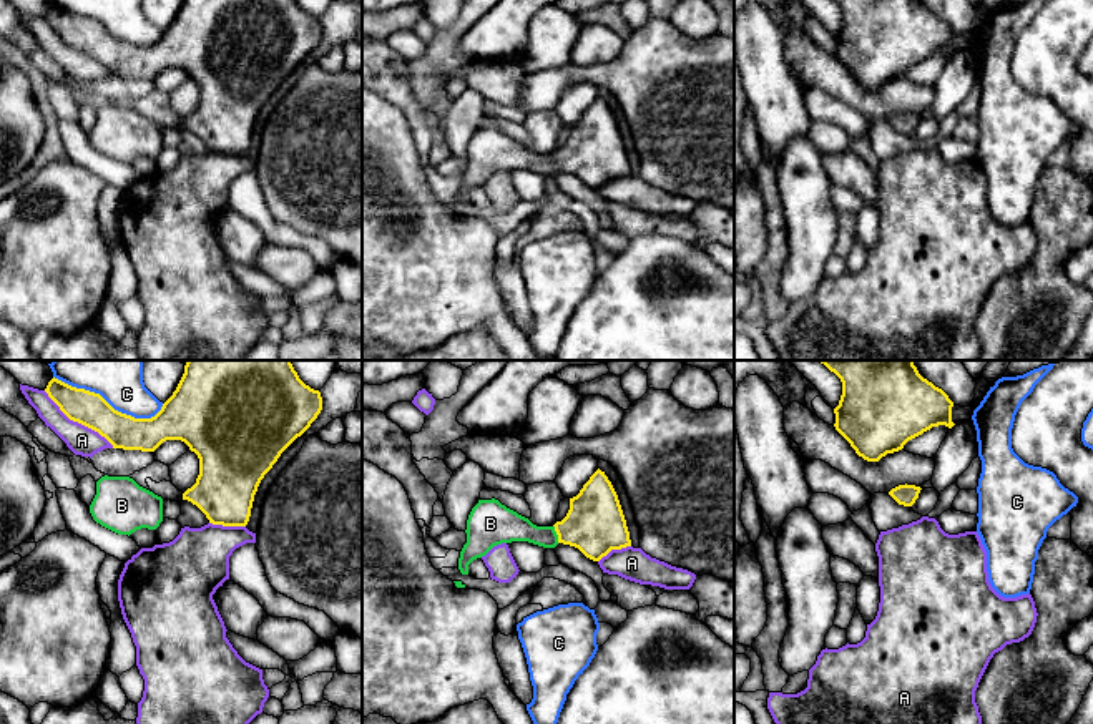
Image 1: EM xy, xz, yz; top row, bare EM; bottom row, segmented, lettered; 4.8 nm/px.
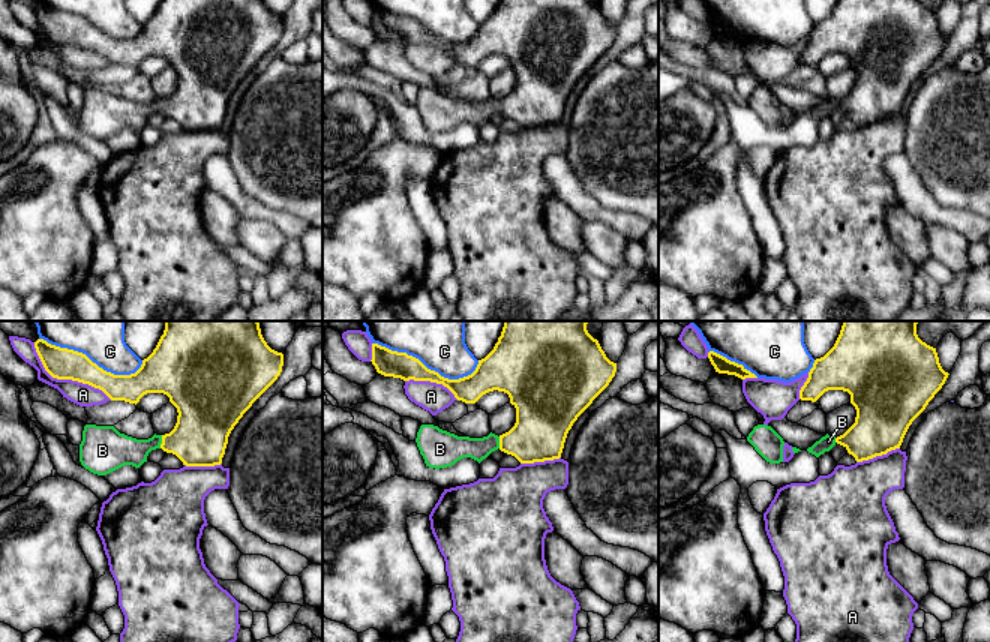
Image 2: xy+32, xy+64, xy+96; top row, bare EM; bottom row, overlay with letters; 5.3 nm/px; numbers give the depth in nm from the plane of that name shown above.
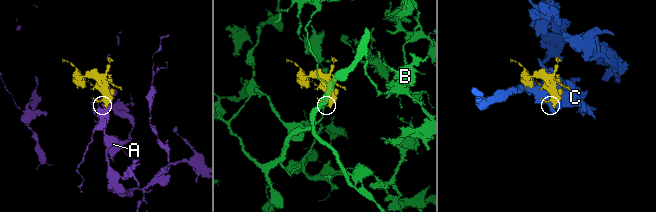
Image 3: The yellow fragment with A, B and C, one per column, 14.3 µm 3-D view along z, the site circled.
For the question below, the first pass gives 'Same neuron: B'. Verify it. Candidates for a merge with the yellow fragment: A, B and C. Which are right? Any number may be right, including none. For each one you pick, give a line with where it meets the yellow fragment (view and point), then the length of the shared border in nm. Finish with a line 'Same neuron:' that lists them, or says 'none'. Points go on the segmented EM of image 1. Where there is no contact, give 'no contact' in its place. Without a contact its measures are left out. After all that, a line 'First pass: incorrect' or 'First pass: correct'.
B: meets yellow in xz at (557, 533); contact 90 nm long
Same neuron: B
First pass: correct

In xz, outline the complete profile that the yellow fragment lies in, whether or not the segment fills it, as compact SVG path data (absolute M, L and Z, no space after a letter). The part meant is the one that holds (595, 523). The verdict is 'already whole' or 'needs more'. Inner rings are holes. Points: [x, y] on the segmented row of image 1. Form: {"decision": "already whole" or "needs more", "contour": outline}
{"decision": "needs more", "contour": "M600 468L580 493L570 498L566 516L553 526L537 526L492 498L478 500L472 508L465 533L467 543L458 558L462 575L468 575L473 560L502 543L528 541L543 548L563 543L578 548L593 561L600 561L611 550L631 546L618 495Z"}

